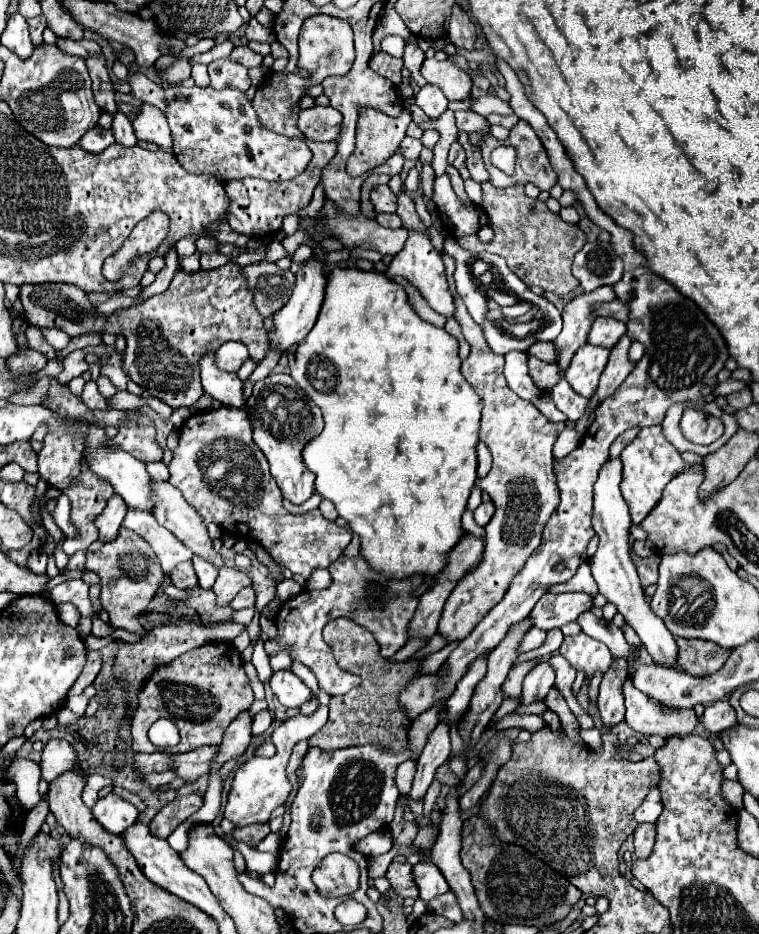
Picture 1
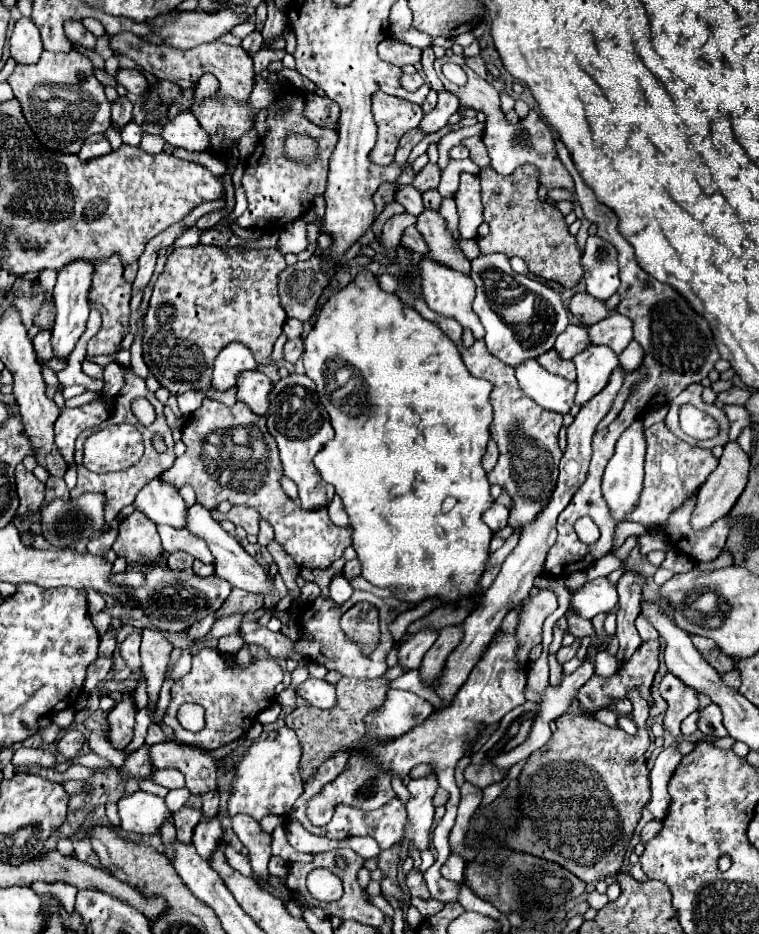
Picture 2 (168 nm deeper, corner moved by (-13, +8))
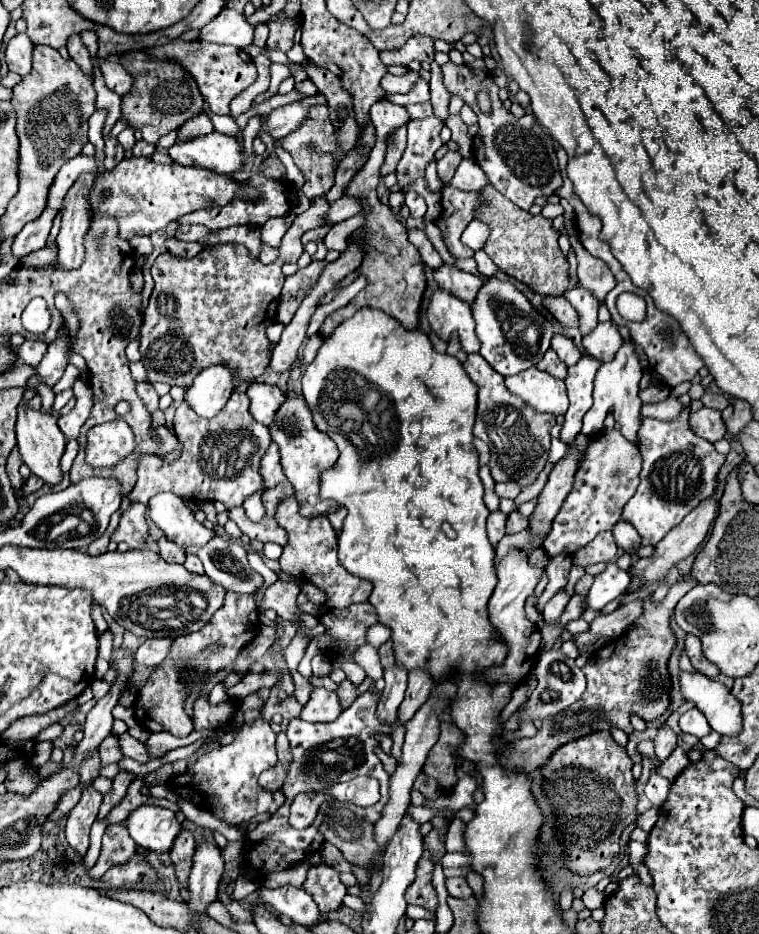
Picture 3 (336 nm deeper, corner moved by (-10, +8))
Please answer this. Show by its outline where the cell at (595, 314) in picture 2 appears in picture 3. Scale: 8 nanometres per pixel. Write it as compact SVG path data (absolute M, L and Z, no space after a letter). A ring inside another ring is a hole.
M549 296L543 300L545 308L565 326L565 328L577 328L579 320L577 320L577 310L569 304L569 300L565 296Z

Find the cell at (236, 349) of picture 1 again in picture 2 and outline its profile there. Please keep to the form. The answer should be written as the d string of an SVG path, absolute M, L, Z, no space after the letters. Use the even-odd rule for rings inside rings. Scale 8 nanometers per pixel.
M228 344L214 362L210 388L226 392L228 388L236 386L236 380L244 370L254 370L254 368L256 368L254 356L252 352L248 352L248 348L244 348L244 344Z

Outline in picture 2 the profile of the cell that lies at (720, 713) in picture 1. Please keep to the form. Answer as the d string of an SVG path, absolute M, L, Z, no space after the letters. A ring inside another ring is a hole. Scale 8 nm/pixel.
M714 704L706 706L700 710L700 718L698 718L698 730L706 736L706 738L722 738L726 736L726 728L722 724L722 716L720 716L720 708L716 708Z

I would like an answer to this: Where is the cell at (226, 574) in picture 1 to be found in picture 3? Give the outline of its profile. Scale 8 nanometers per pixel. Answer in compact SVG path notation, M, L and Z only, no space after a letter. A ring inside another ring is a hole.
M149 638L145 640L139 650L135 652L135 662L139 666L147 666L153 668L157 664L161 664L161 660L165 660L165 656L169 654L169 648L173 646L175 638Z

